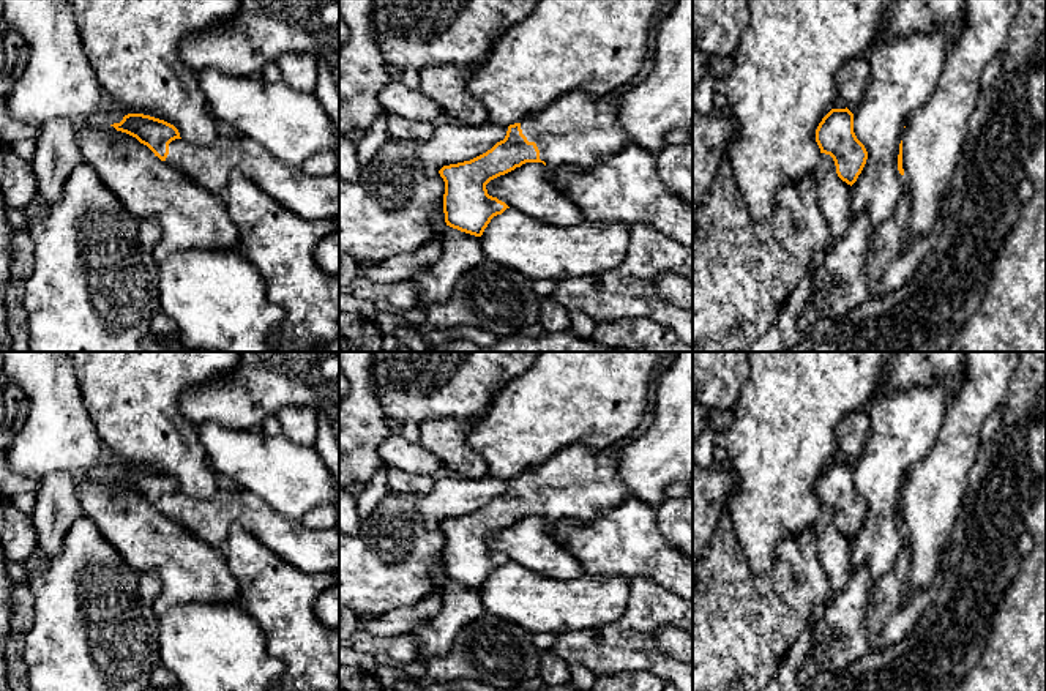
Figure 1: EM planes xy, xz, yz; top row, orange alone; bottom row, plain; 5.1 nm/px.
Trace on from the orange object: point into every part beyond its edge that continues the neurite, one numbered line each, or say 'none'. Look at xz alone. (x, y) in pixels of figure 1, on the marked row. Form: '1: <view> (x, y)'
1: xz (573, 131)

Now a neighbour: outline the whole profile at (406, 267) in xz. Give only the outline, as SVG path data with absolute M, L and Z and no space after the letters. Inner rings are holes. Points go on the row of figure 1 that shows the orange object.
M435 210L431 224L434 238L418 248L412 254L399 254L379 263L358 263L358 275L374 282L404 282L415 281L421 273L428 271L442 256L445 213Z

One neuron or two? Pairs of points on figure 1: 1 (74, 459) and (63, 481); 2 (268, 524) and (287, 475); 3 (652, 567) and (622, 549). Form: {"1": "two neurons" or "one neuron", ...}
{"1": "two neurons", "2": "two neurons", "3": "one neuron"}

